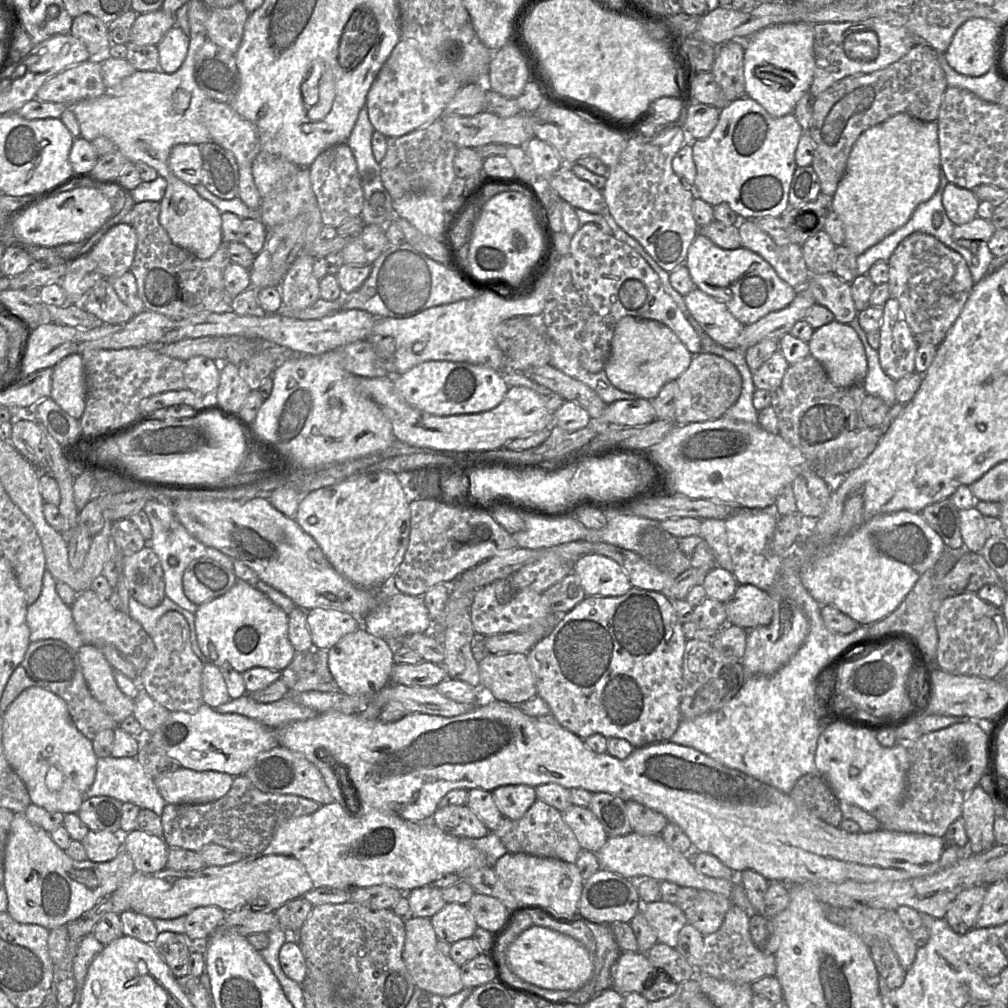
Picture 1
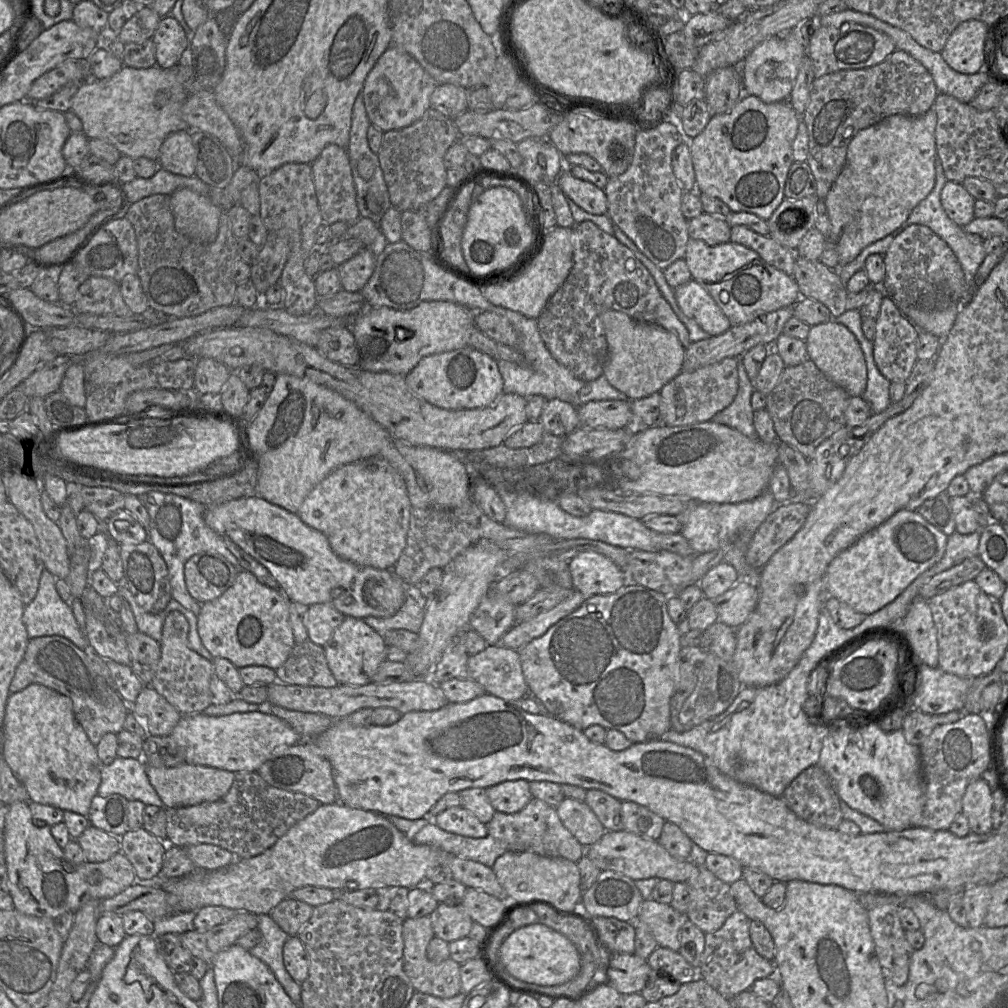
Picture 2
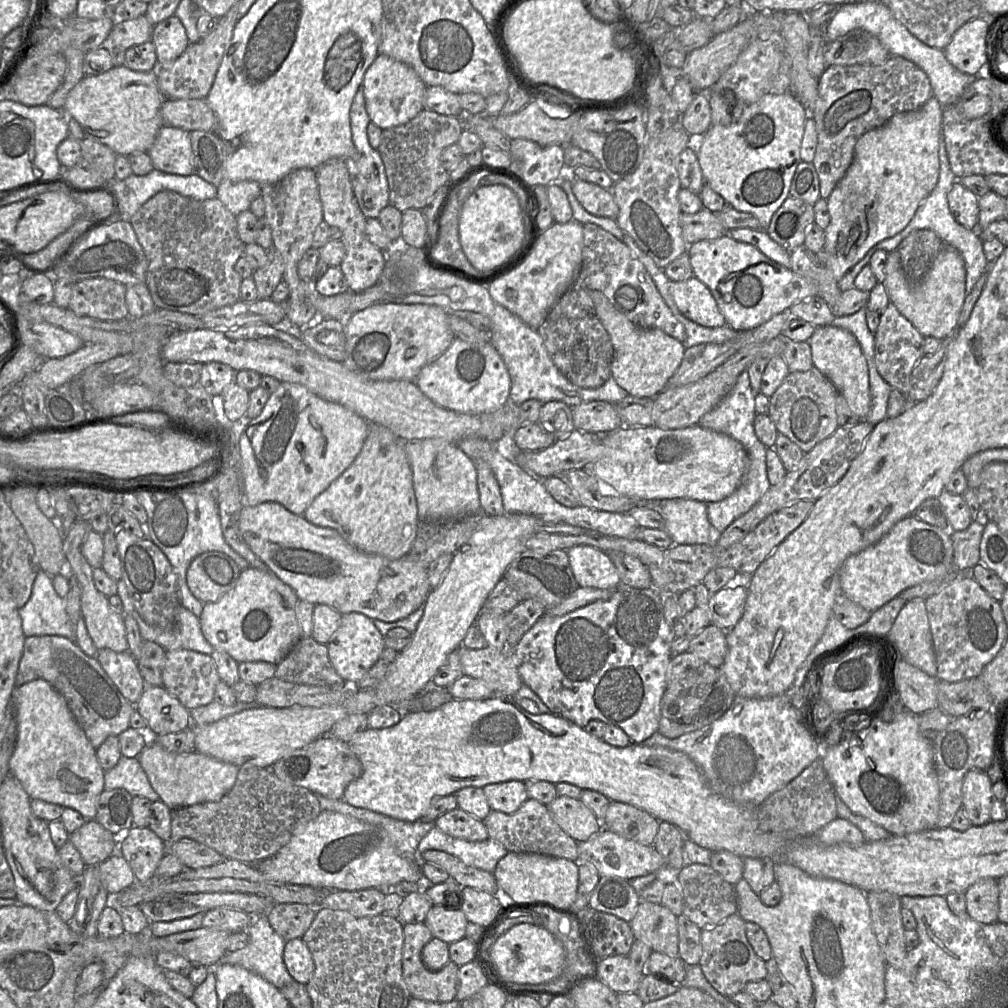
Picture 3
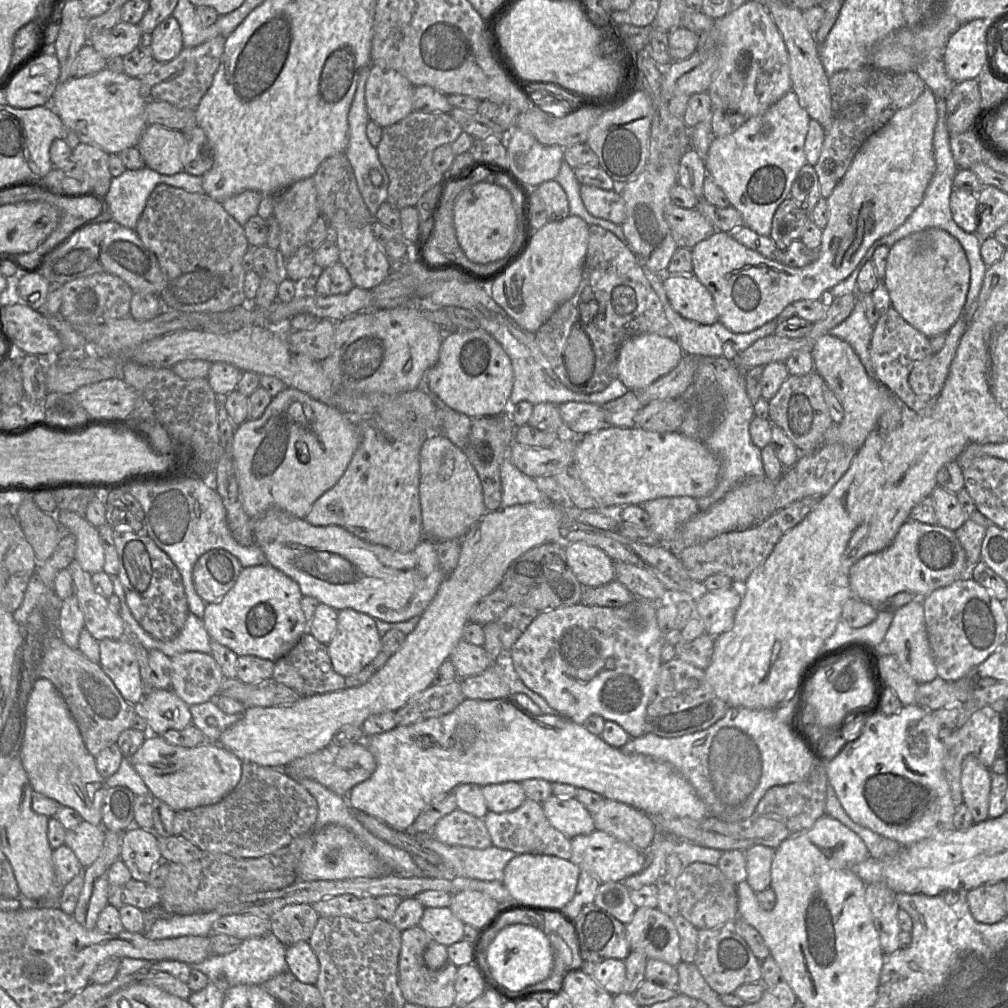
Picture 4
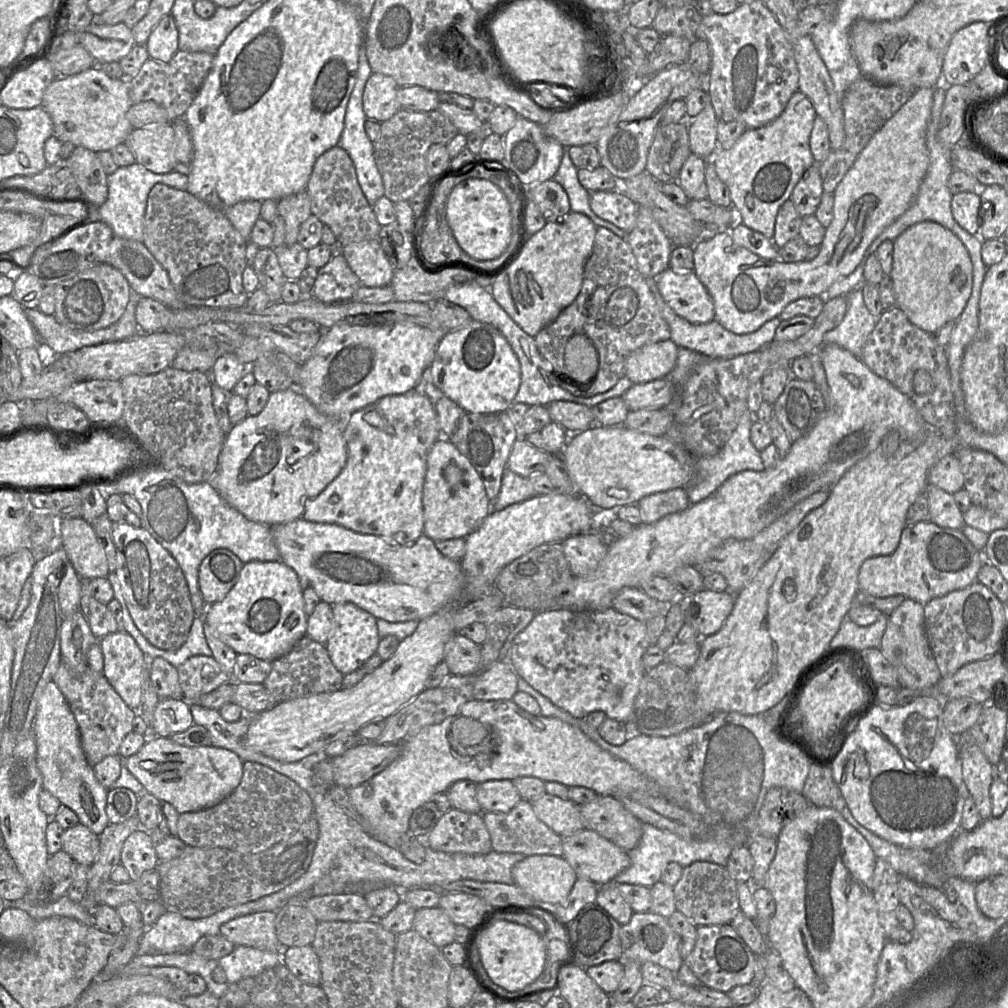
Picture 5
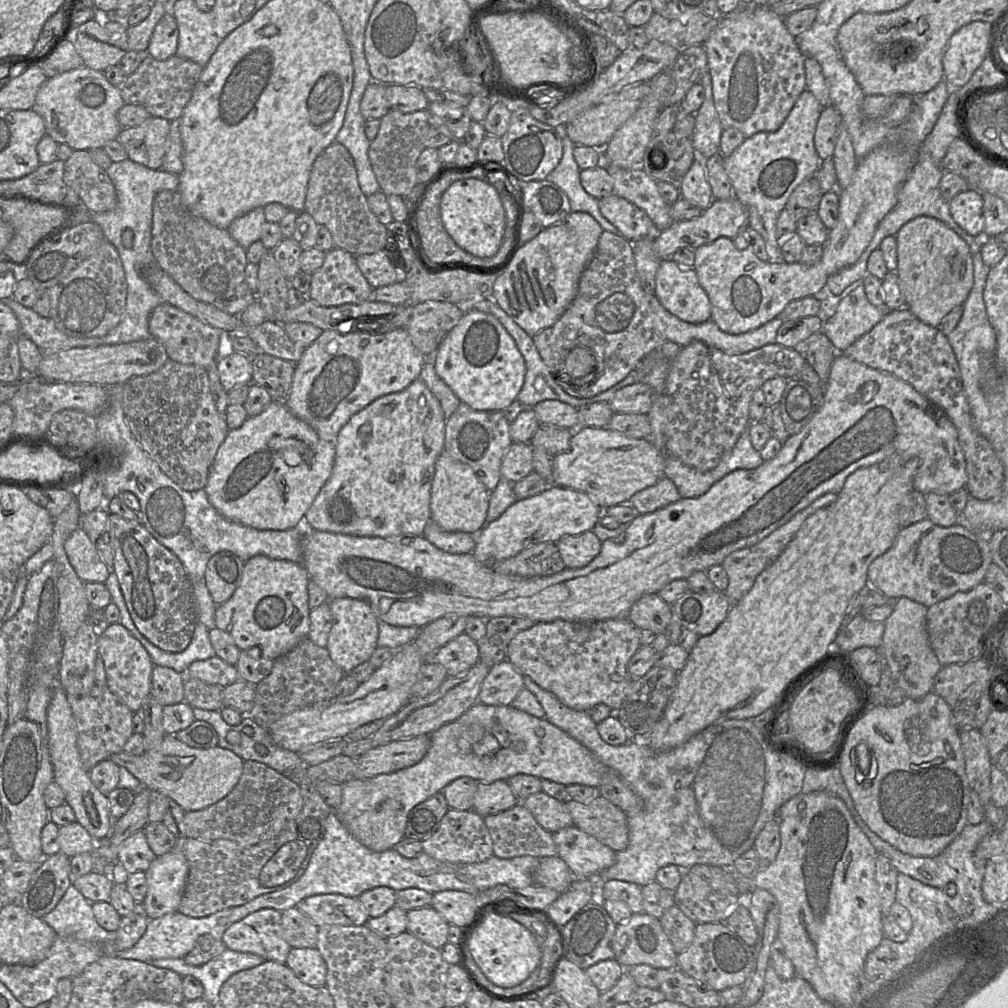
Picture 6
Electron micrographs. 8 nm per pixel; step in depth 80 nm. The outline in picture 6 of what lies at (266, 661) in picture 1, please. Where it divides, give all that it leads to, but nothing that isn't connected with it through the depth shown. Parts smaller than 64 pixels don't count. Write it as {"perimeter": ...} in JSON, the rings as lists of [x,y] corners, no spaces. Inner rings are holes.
{"perimeter":[[[255,555],[245,561],[242,578],[233,595],[215,610],[216,628],[228,633],[240,650],[253,650],[275,660],[308,638],[309,574],[301,563]]]}

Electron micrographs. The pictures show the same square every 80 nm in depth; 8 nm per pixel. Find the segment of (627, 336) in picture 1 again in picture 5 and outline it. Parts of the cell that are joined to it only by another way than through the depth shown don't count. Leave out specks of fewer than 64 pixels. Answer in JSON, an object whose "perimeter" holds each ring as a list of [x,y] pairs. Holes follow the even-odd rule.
{"perimeter":[[[671,340],[648,344],[633,351],[625,362],[625,376],[633,384],[666,377],[675,367],[678,346]]]}

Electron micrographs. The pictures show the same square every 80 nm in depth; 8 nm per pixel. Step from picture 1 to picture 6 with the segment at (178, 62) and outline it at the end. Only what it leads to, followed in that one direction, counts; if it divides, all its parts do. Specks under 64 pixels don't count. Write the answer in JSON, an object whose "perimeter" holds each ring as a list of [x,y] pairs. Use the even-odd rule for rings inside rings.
{"perimeter":[[[171,12],[166,13],[156,25],[147,53],[156,60],[164,61],[176,55],[179,42],[178,24]]]}

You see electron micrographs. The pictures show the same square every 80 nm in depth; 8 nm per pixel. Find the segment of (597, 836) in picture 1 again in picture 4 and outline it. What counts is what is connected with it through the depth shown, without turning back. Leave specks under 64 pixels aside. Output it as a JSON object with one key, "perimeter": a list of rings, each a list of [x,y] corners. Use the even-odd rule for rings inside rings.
{"perimeter":[[[552,794],[541,805],[549,823],[570,839],[595,830],[590,811],[575,797]]]}

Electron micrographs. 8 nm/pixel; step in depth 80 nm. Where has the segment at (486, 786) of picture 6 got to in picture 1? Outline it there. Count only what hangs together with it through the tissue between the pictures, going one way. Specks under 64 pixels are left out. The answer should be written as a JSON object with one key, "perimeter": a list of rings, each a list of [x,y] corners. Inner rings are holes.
{"perimeter":[[[525,784],[500,786],[492,791],[504,818],[520,819],[537,800],[535,788]]]}

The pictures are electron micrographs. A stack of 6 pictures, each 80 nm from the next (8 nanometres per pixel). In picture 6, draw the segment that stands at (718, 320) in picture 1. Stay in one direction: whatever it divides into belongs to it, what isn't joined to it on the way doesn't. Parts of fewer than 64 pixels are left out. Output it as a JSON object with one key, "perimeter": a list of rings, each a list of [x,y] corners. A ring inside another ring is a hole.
{"perimeter":[[[672,259],[662,260],[656,274],[655,295],[671,314],[701,324],[711,319],[712,306],[693,267],[681,267]]]}

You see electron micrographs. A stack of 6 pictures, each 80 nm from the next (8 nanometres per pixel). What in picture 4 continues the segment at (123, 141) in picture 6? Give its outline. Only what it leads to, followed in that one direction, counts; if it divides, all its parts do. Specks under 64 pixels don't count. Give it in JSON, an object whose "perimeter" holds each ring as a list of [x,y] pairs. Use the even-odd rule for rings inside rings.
{"perimeter":[[[152,124],[144,129],[137,148],[145,166],[164,175],[184,171],[181,152],[185,145],[182,131]]]}

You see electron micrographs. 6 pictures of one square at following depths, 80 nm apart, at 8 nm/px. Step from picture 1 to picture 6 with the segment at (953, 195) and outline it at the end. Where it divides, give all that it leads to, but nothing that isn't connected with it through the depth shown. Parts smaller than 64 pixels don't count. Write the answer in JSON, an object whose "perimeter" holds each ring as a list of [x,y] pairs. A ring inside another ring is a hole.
{"perimeter":[[[966,189],[950,202],[950,213],[954,221],[969,235],[983,238],[984,215],[982,193],[976,189]]]}

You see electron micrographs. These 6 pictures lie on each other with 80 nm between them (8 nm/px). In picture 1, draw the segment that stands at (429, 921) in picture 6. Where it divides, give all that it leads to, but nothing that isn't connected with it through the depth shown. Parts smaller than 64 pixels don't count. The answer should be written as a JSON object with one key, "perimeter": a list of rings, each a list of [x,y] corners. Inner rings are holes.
{"perimeter":[[[446,903],[430,919],[437,938],[450,944],[471,938],[478,927],[467,905],[459,903]]]}

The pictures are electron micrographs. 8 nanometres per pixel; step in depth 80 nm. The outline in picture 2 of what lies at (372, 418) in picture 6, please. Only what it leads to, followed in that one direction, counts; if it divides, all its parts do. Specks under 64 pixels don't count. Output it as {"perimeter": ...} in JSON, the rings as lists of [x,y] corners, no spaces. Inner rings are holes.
{"perimeter":[[[365,458],[333,470],[305,498],[298,513],[308,526],[322,532],[332,550],[360,566],[393,569],[407,545],[412,505],[401,474],[384,458]]]}

